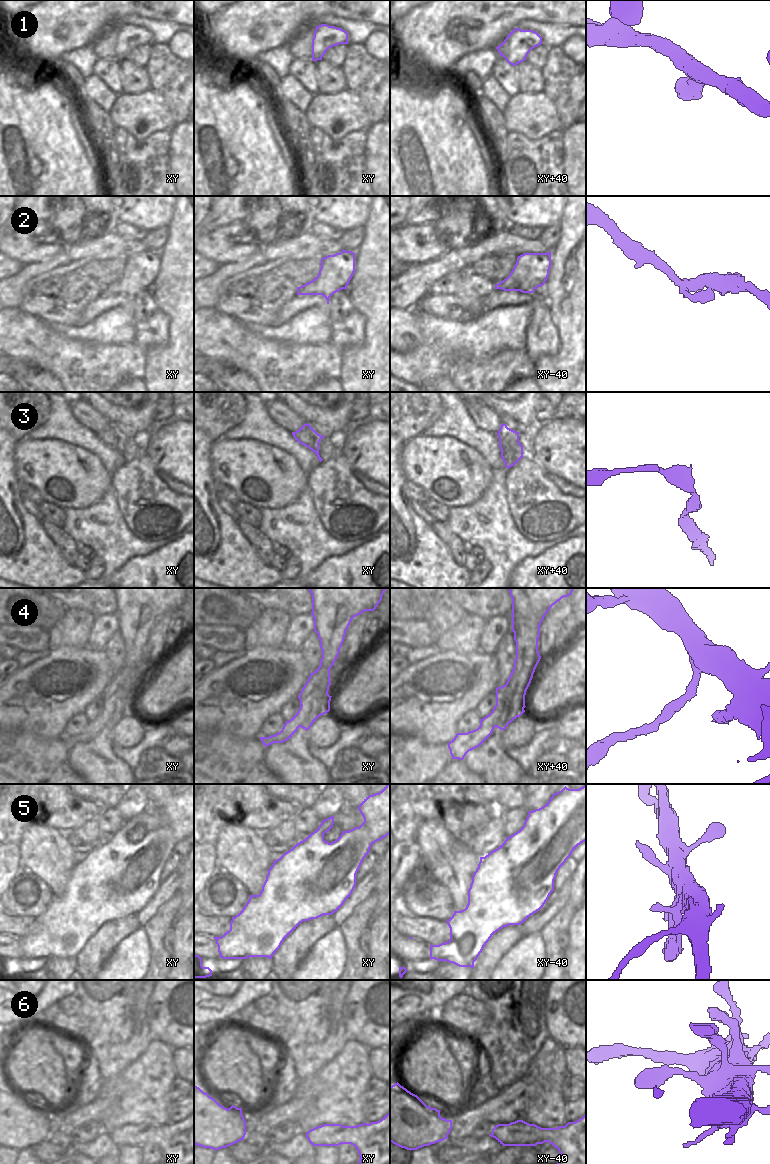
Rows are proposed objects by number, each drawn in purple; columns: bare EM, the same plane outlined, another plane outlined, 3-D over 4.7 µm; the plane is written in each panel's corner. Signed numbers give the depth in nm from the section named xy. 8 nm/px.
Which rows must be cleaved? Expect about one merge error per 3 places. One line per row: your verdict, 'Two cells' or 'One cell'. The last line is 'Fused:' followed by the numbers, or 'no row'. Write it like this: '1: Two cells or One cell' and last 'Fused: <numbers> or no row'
1: One cell
2: One cell
3: One cell
4: Two cells
5: One cell
6: One cell
Fused: 4

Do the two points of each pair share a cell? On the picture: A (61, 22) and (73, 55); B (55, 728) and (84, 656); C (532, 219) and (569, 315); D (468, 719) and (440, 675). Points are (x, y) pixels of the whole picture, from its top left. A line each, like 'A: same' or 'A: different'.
A: different
B: same
C: different
D: different

